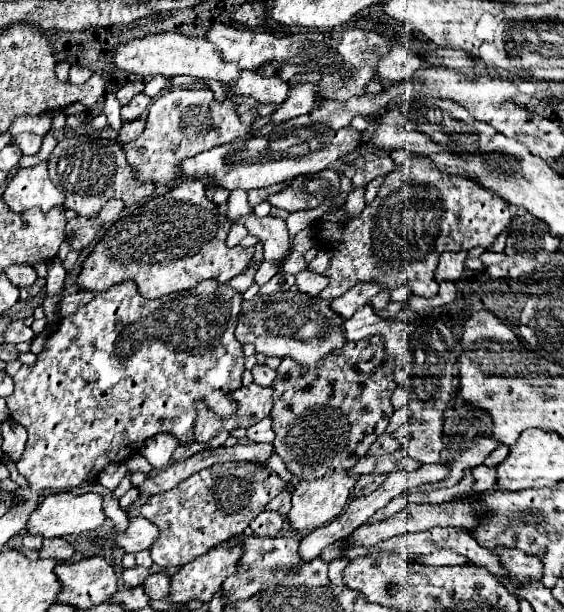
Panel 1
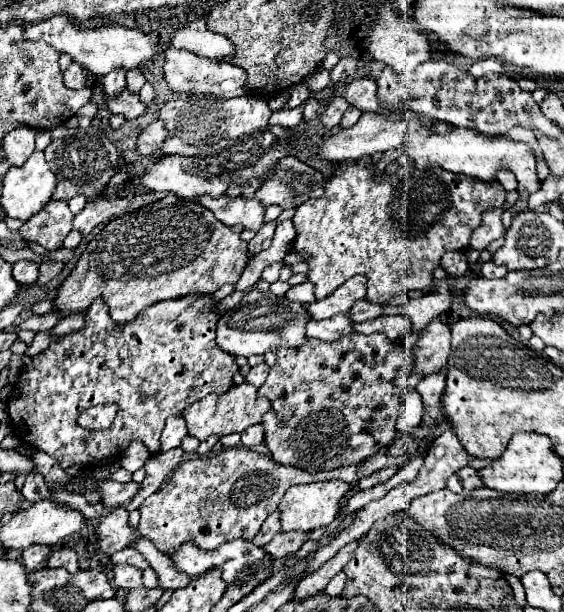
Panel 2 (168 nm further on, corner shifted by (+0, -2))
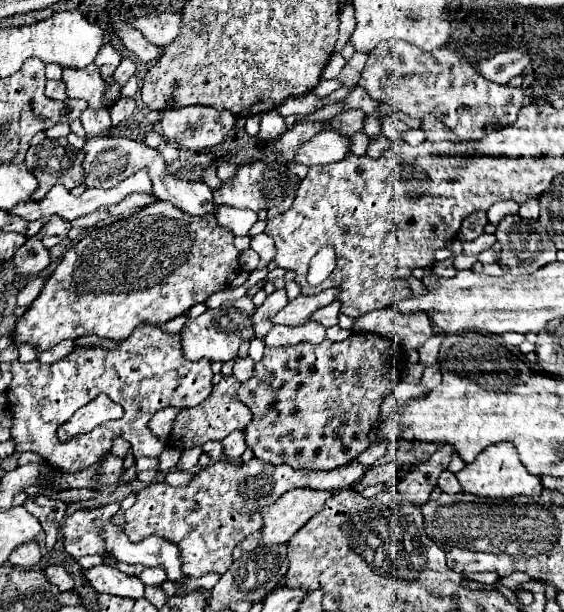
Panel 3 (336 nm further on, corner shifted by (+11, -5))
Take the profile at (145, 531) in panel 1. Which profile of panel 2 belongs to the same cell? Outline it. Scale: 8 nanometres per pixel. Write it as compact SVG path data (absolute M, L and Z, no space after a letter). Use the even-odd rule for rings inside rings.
M113 509L101 519L101 525L97 529L99 547L103 553L113 555L125 547L129 547L135 541L135 535L139 531L127 523L127 511L125 509Z

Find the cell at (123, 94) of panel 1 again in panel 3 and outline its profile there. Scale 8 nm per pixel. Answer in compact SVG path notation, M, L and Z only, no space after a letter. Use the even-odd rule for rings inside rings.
M124 58L124 60L120 60L120 66L114 70L114 80L116 80L120 86L124 86L124 84L128 82L128 78L134 74L134 70L136 70L136 64L134 64L132 60Z

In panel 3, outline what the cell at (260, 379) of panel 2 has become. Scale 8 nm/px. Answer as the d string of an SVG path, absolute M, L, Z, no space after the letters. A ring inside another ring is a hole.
M244 356L244 358L236 358L234 360L234 376L240 380L240 382L246 382L248 376L252 376L254 372L254 360L250 356Z

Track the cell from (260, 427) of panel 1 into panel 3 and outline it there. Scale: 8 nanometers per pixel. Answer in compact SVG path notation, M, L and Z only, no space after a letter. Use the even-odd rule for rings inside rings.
M240 430L232 432L230 436L226 436L226 438L222 440L222 446L224 446L224 452L222 452L222 454L224 454L228 460L238 460L238 458L244 454L244 450L246 450L244 434L242 434Z

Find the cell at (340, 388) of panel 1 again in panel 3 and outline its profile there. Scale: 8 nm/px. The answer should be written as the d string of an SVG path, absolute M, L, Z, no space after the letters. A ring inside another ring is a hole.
M354 332L350 334L350 338L346 338L344 342L330 342L328 338L324 338L322 344L310 344L310 342L300 342L300 344L292 344L292 346L278 346L278 348L264 348L264 356L260 362L256 362L254 366L254 376L240 384L236 396L242 404L246 404L252 410L252 422L244 428L244 436L246 436L246 444L248 448L254 452L254 456L262 462L268 464L288 464L292 468L308 468L308 470L334 470L338 466L348 464L350 460L354 460L360 452L364 452L370 446L370 430L372 424L376 424L376 420L380 418L380 404L382 398L386 398L394 386L400 380L400 362L398 358L404 358L404 352L400 348L400 344L396 344L390 336L378 336L372 332Z

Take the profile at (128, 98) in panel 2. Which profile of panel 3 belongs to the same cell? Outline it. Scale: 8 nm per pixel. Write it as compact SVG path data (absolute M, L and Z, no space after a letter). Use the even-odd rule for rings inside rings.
M88 64L84 68L62 68L62 80L66 84L68 98L82 98L90 104L90 108L104 106L104 80L96 64Z

